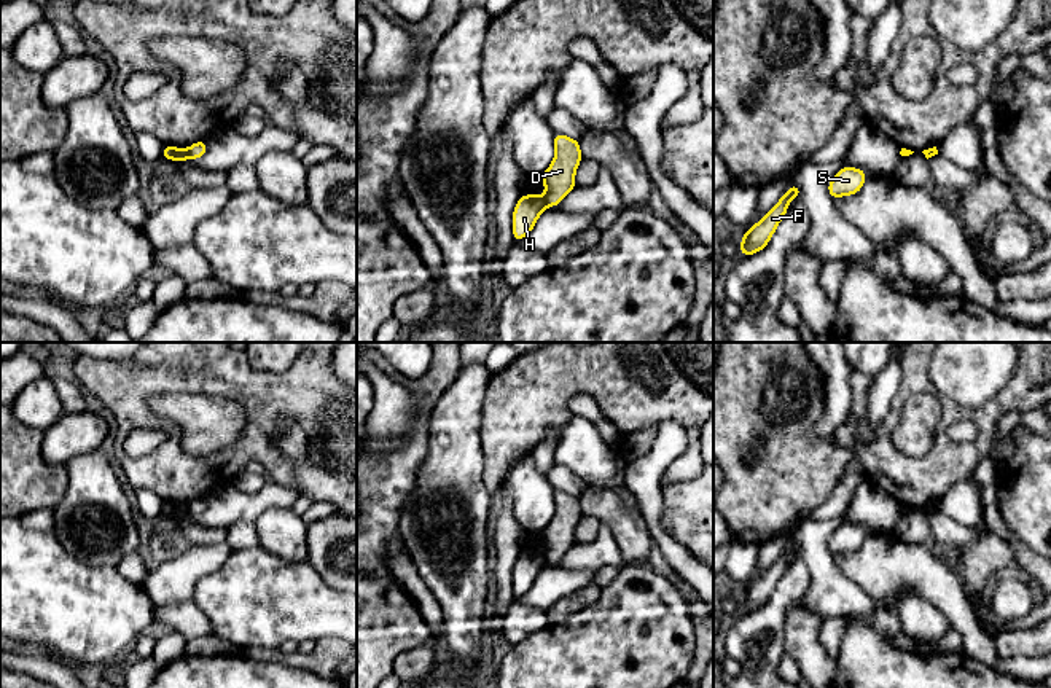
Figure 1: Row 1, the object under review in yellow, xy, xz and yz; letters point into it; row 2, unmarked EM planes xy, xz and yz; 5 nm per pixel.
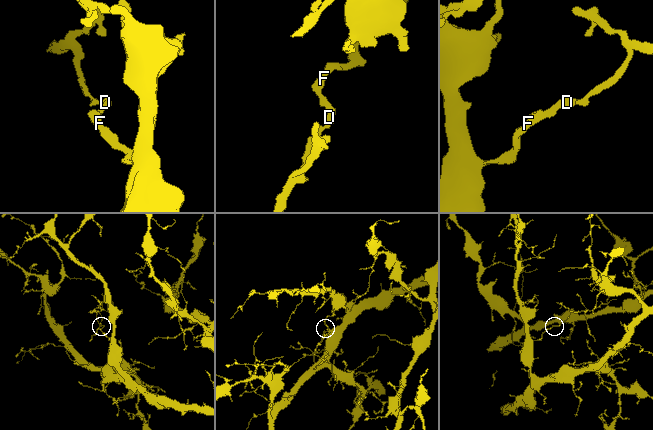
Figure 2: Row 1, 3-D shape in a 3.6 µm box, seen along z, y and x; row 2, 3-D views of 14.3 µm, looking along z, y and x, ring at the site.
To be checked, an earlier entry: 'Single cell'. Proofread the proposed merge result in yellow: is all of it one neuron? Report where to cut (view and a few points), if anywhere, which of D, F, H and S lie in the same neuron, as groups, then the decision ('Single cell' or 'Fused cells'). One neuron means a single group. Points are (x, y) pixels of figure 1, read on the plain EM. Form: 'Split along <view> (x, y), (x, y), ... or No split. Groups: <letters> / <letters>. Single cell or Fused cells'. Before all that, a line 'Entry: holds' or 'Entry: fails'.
Entry: fails
Split along xz (542, 553), (546, 561). Groups: D F S / H. Fused cells

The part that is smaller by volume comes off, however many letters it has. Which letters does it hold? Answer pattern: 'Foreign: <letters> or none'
Foreign: H

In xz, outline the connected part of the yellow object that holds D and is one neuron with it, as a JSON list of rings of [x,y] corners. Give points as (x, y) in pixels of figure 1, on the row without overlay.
[[[554,489],[556,513],[546,529],[541,530],[546,562],[556,564],[573,545],[575,527],[583,516],[580,497]]]

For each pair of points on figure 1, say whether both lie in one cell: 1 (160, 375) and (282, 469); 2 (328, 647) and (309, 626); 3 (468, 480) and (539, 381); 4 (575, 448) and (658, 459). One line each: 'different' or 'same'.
1: same
2: different
3: different
4: different

